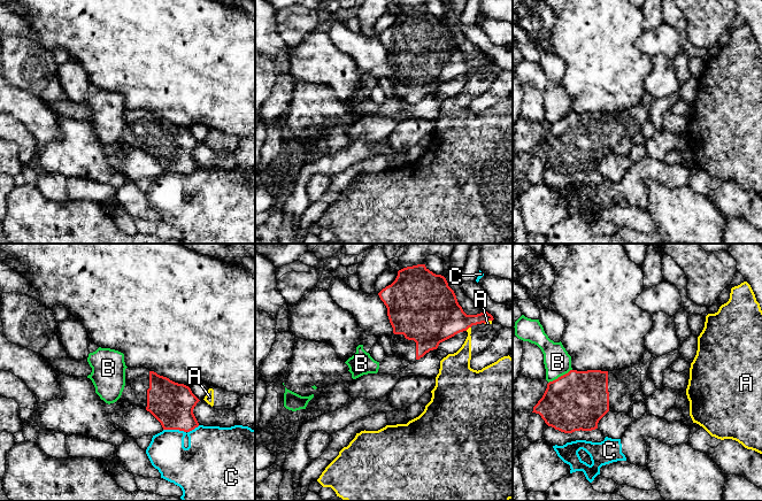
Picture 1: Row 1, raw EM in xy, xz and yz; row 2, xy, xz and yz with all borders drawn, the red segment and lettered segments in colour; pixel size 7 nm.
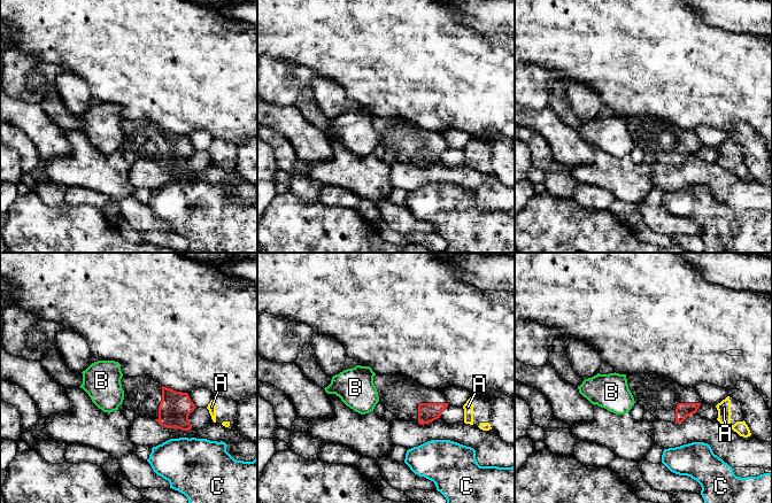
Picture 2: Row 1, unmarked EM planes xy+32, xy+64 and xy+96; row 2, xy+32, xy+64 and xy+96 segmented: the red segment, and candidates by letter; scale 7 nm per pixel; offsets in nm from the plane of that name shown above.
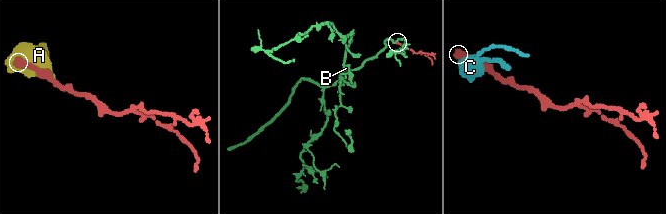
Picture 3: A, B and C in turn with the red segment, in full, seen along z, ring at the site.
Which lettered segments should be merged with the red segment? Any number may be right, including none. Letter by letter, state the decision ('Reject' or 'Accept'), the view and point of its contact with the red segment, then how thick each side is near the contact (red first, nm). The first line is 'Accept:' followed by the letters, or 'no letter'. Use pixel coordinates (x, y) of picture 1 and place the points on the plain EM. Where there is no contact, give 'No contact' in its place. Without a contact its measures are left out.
Accept: no letter
A: Reject. Touches red at xz (468, 70). Thickness 380 nm (red) against 150 nm
B: Reject. Touches red at yz (561, 118). Thickness 400 nm (red) against 190 nm
C: Reject. Touches red at xy (175, 171). Thickness 300 nm (red) against 260 nm

